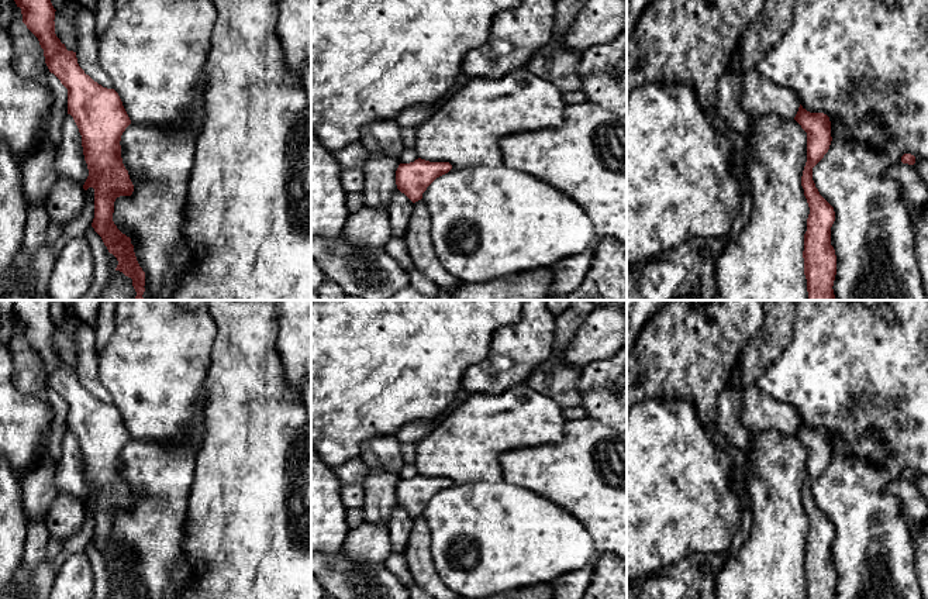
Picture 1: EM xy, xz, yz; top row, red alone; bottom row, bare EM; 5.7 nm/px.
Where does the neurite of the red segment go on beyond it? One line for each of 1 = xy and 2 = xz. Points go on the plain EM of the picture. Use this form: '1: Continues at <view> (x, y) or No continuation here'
1: No continuation here
2: No continuation here

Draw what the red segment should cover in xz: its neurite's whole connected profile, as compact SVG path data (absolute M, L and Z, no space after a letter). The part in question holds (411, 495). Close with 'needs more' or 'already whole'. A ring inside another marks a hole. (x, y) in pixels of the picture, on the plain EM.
M418 474L414 478L399 481L396 500L401 509L415 519L422 514L422 509L437 493L451 485L452 481L449 478L429 478Z; already whole

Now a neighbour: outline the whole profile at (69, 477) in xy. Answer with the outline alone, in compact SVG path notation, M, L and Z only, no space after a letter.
M70 430L63 434L61 451L62 457L55 471L56 493L69 493L83 502L89 485L83 471L82 451Z

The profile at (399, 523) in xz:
M396 503L386 523L391 538L393 552L403 555L411 533L413 521L414 519Z

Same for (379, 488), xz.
M370 469L363 482L363 516L368 523L386 524L396 506L399 474Z

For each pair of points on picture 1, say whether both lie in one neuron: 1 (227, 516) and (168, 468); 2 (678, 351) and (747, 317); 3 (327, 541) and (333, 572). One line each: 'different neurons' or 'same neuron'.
1: different neurons
2: same neuron
3: different neurons

